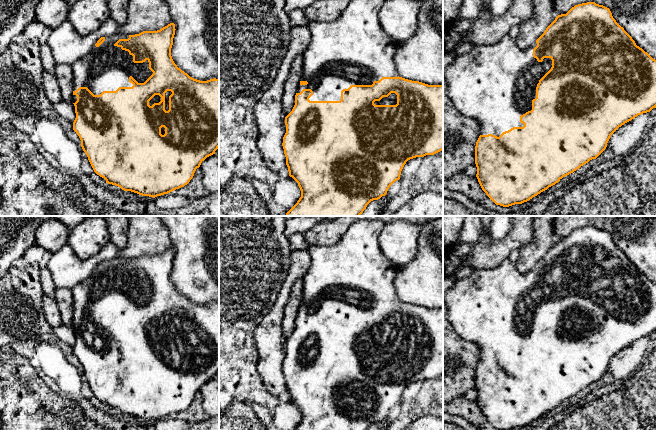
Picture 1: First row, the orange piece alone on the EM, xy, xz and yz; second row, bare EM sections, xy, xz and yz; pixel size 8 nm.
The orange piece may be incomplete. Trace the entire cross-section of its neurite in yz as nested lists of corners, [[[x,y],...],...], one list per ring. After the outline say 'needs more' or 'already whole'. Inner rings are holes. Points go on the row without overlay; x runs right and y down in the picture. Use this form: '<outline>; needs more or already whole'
[[[595,226],[575,229],[566,238],[558,239],[527,273],[520,273],[509,258],[494,268],[474,270],[470,276],[457,279],[443,300],[447,305],[449,322],[457,334],[478,346],[480,360],[475,370],[476,401],[486,419],[500,430],[522,428],[555,409],[563,401],[596,383],[606,373],[611,359],[619,351],[656,332],[656,284],[636,269],[632,261],[613,242],[609,232]]]; needs more

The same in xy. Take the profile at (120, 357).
[[[170,247],[157,255],[143,255],[129,260],[118,255],[107,261],[101,261],[86,280],[71,288],[73,298],[72,326],[76,337],[73,354],[79,360],[81,371],[94,396],[104,402],[108,408],[118,410],[124,415],[153,422],[187,409],[201,387],[207,381],[215,378],[215,375],[219,372],[219,303],[200,305],[190,301],[177,291],[171,280],[175,254],[175,248]]]; needs more

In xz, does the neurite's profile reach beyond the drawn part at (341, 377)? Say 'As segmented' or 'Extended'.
Extended

